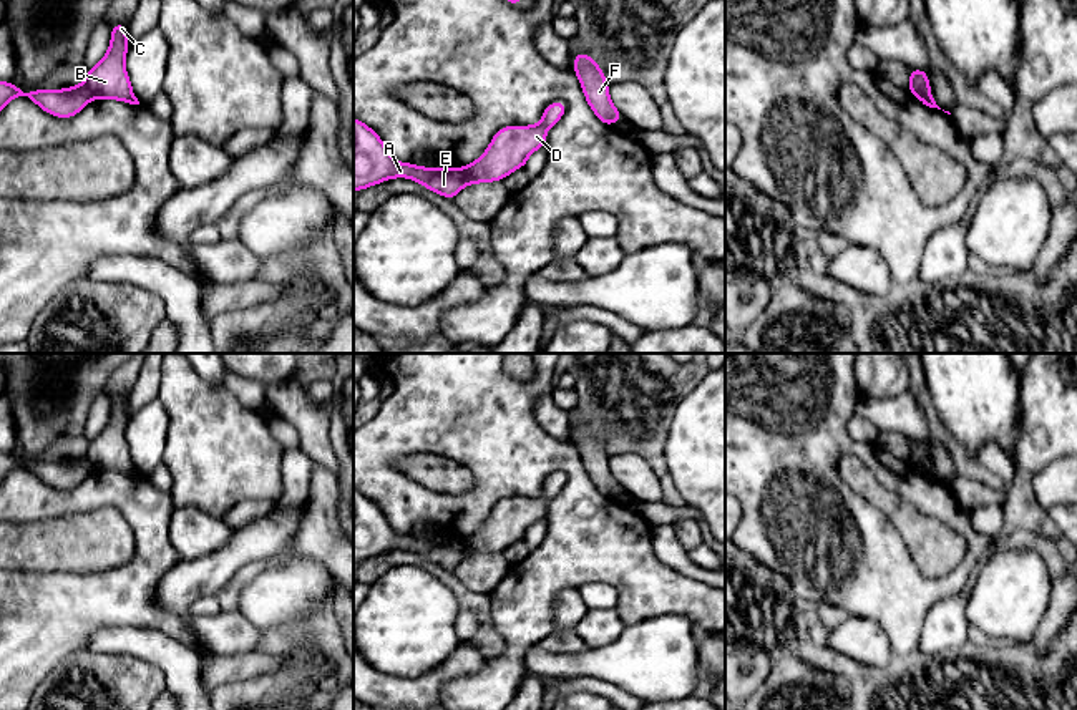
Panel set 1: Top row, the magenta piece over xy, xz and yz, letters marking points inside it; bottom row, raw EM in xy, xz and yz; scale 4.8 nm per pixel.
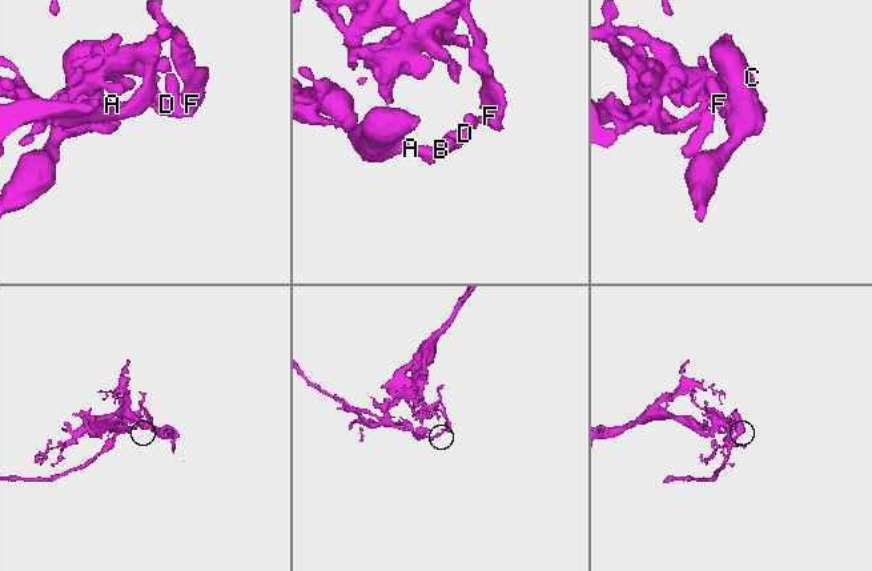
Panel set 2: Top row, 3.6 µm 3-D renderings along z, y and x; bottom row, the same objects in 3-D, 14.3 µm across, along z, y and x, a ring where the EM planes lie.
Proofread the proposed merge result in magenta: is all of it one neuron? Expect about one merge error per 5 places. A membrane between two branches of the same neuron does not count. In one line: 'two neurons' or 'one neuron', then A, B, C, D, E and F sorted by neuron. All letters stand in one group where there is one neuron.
two neurons; groups A E / B C D F

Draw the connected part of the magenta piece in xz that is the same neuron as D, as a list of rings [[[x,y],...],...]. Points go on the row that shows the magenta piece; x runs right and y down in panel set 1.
[[[564,101],[548,103],[543,119],[533,126],[500,128],[486,151],[471,164],[460,168],[465,184],[504,181],[513,171],[528,166],[533,151],[546,148],[546,133],[568,111]]]

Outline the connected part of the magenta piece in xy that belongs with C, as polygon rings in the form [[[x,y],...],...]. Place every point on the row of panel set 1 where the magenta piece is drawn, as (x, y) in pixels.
[[[111,23],[111,41],[106,55],[96,66],[86,70],[83,85],[93,98],[139,105],[124,68],[124,58],[129,50],[126,35],[128,23]]]

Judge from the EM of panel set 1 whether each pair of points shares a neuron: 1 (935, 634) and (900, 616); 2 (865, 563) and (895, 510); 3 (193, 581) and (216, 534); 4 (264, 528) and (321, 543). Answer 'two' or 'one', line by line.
1: two
2: two
3: two
4: two

